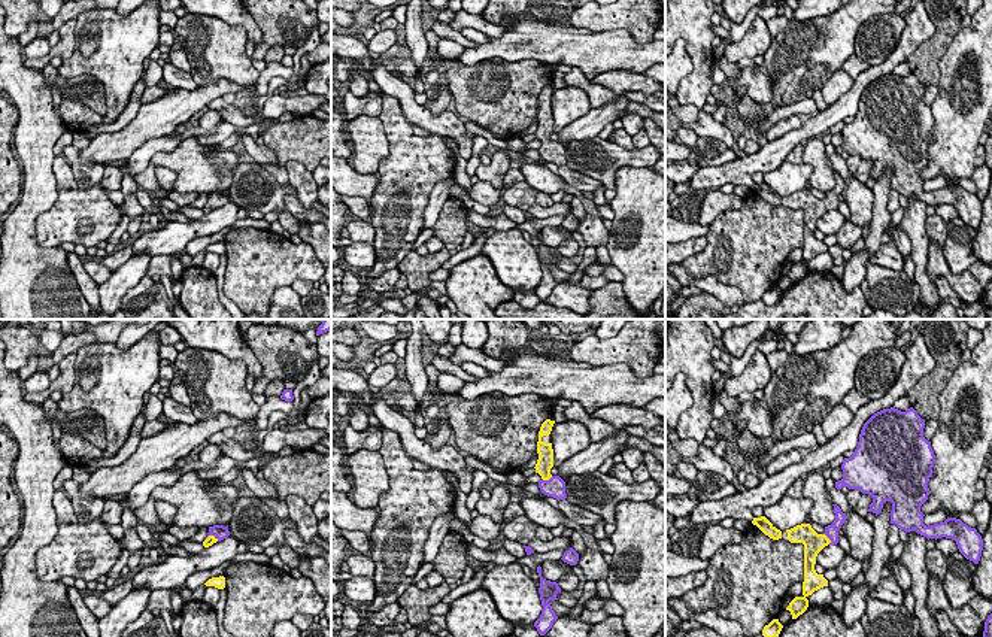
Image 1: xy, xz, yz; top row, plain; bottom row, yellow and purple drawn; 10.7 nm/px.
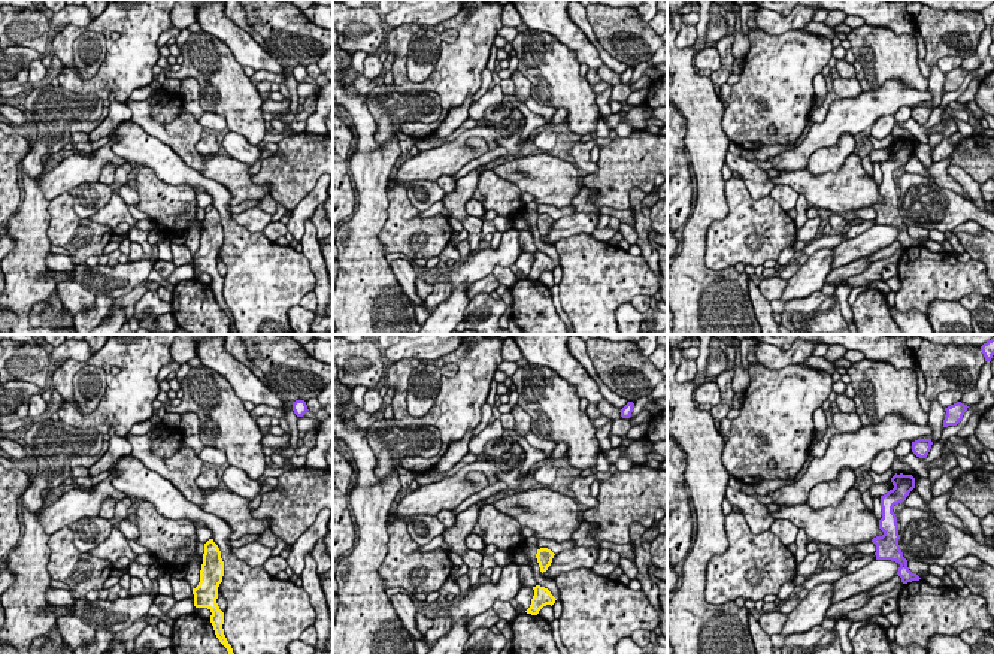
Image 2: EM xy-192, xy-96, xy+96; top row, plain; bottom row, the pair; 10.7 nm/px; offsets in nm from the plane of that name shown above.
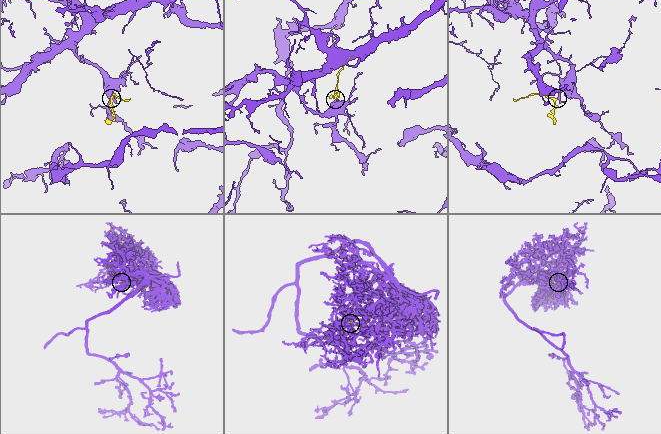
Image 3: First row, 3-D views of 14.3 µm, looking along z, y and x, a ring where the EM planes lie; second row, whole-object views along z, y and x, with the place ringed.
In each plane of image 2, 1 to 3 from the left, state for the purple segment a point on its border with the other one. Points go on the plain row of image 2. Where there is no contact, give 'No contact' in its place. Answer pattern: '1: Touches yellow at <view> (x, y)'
1: No contact
2: No contact
3: No contact

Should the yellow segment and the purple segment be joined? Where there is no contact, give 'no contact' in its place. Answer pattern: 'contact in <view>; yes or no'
contact in xz; yes

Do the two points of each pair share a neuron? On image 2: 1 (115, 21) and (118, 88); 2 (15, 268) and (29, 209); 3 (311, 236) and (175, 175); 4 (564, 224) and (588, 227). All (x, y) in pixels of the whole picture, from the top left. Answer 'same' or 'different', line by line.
1: same
2: same
3: different
4: same

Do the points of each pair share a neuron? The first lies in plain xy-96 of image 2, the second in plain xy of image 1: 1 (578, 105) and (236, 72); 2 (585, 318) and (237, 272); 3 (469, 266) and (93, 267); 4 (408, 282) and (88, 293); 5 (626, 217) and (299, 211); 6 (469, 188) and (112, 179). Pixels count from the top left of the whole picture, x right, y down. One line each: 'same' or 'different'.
1: same
2: same
3: different
4: same
5: same
6: different

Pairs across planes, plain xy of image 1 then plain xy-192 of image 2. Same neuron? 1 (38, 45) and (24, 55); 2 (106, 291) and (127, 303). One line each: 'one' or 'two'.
1: two
2: two

